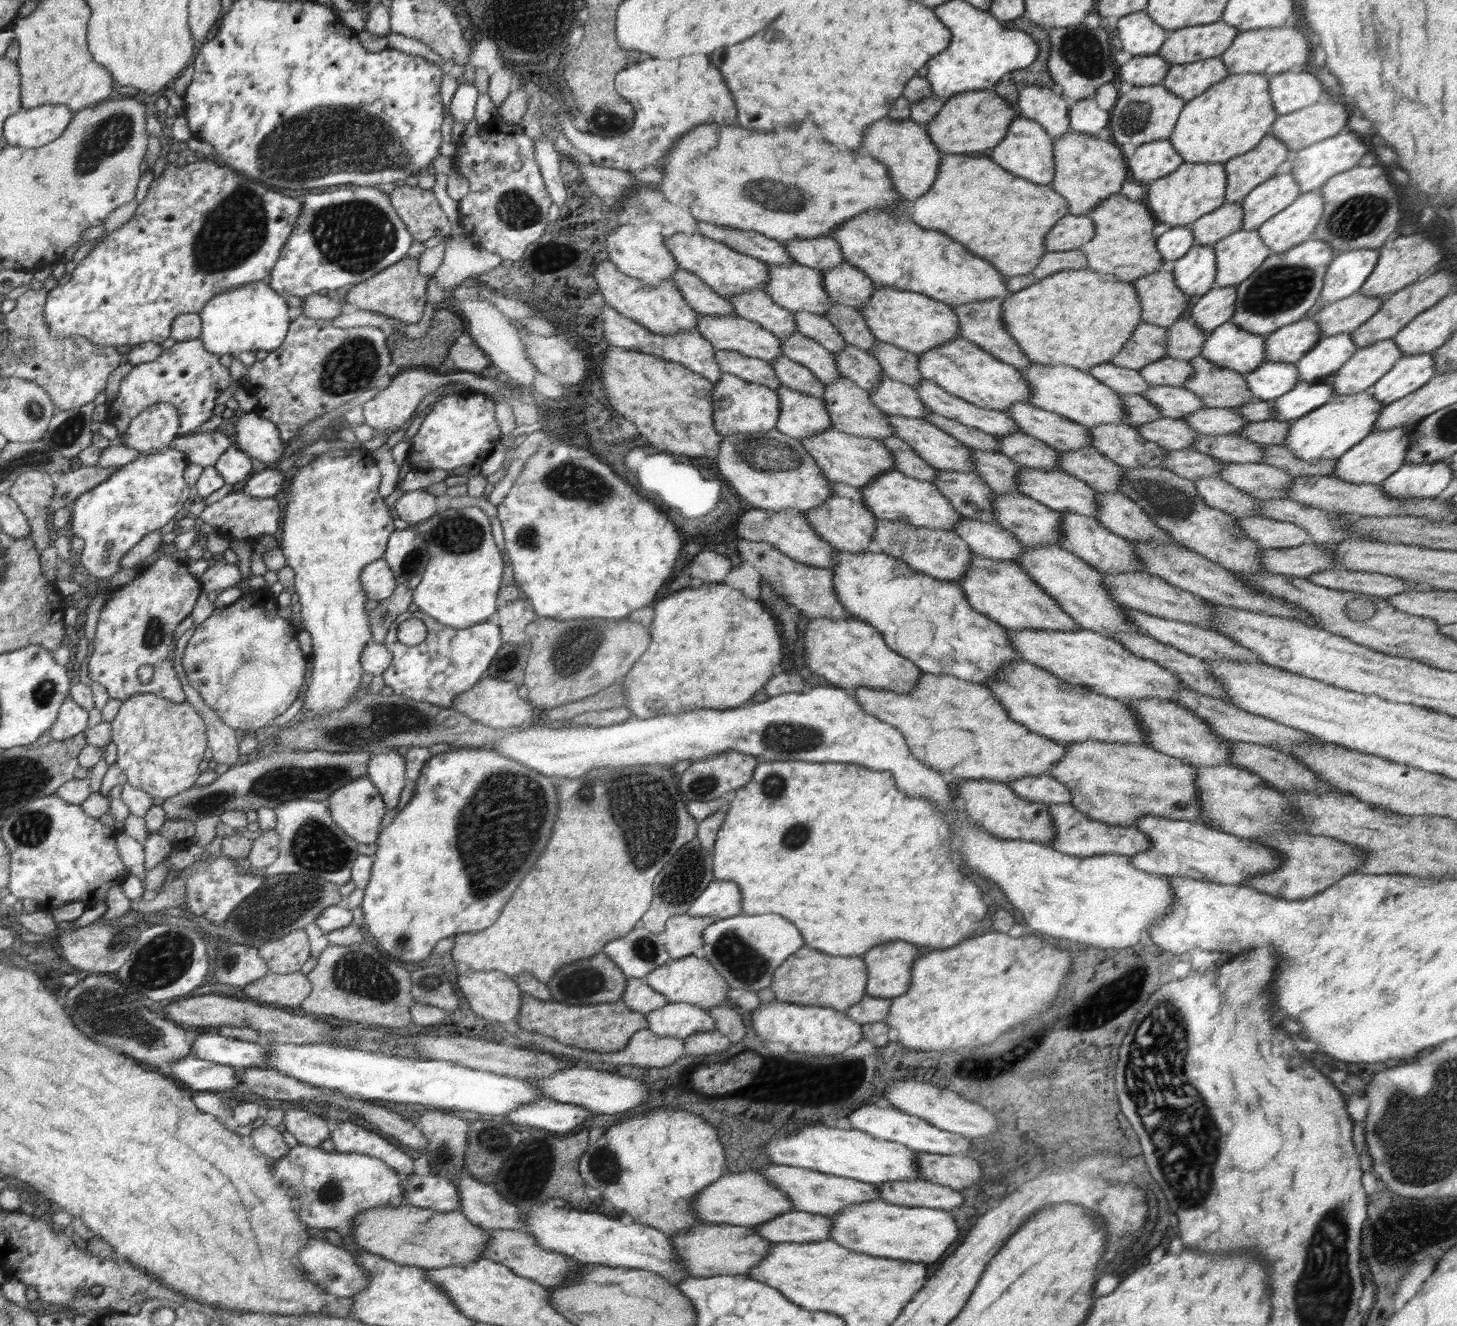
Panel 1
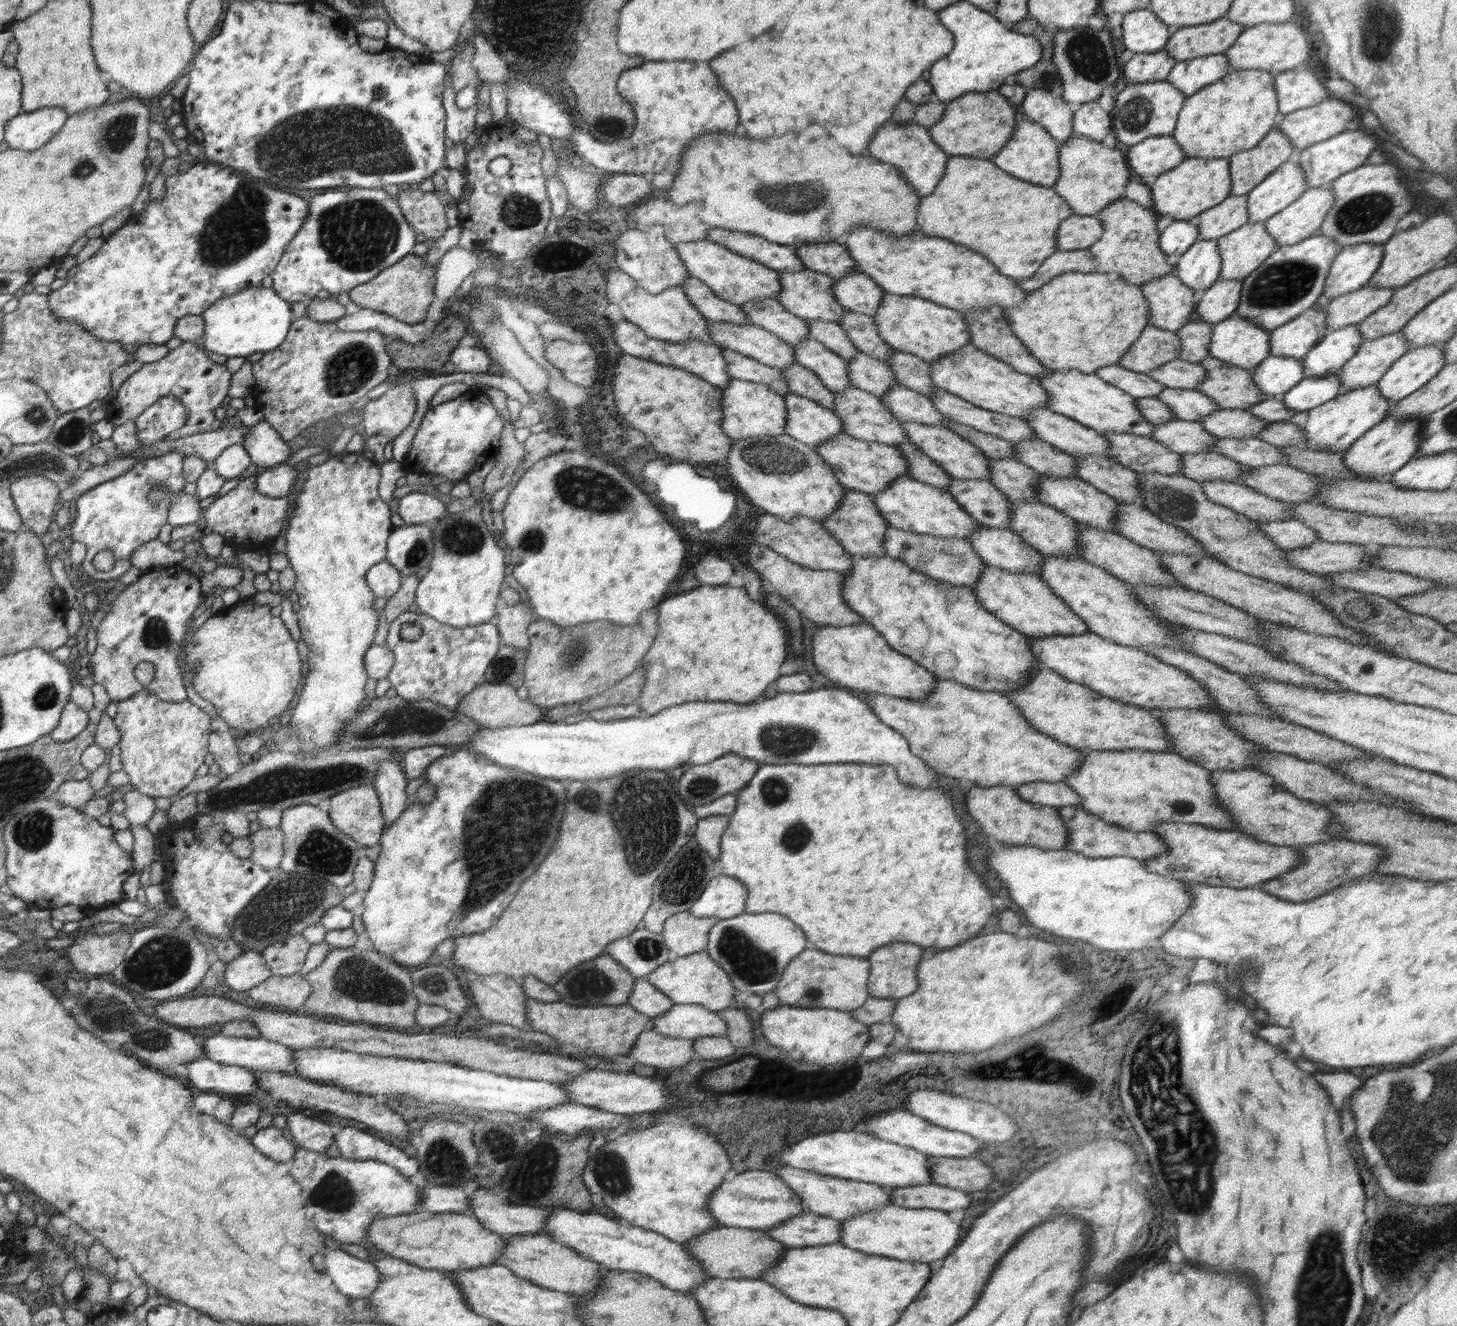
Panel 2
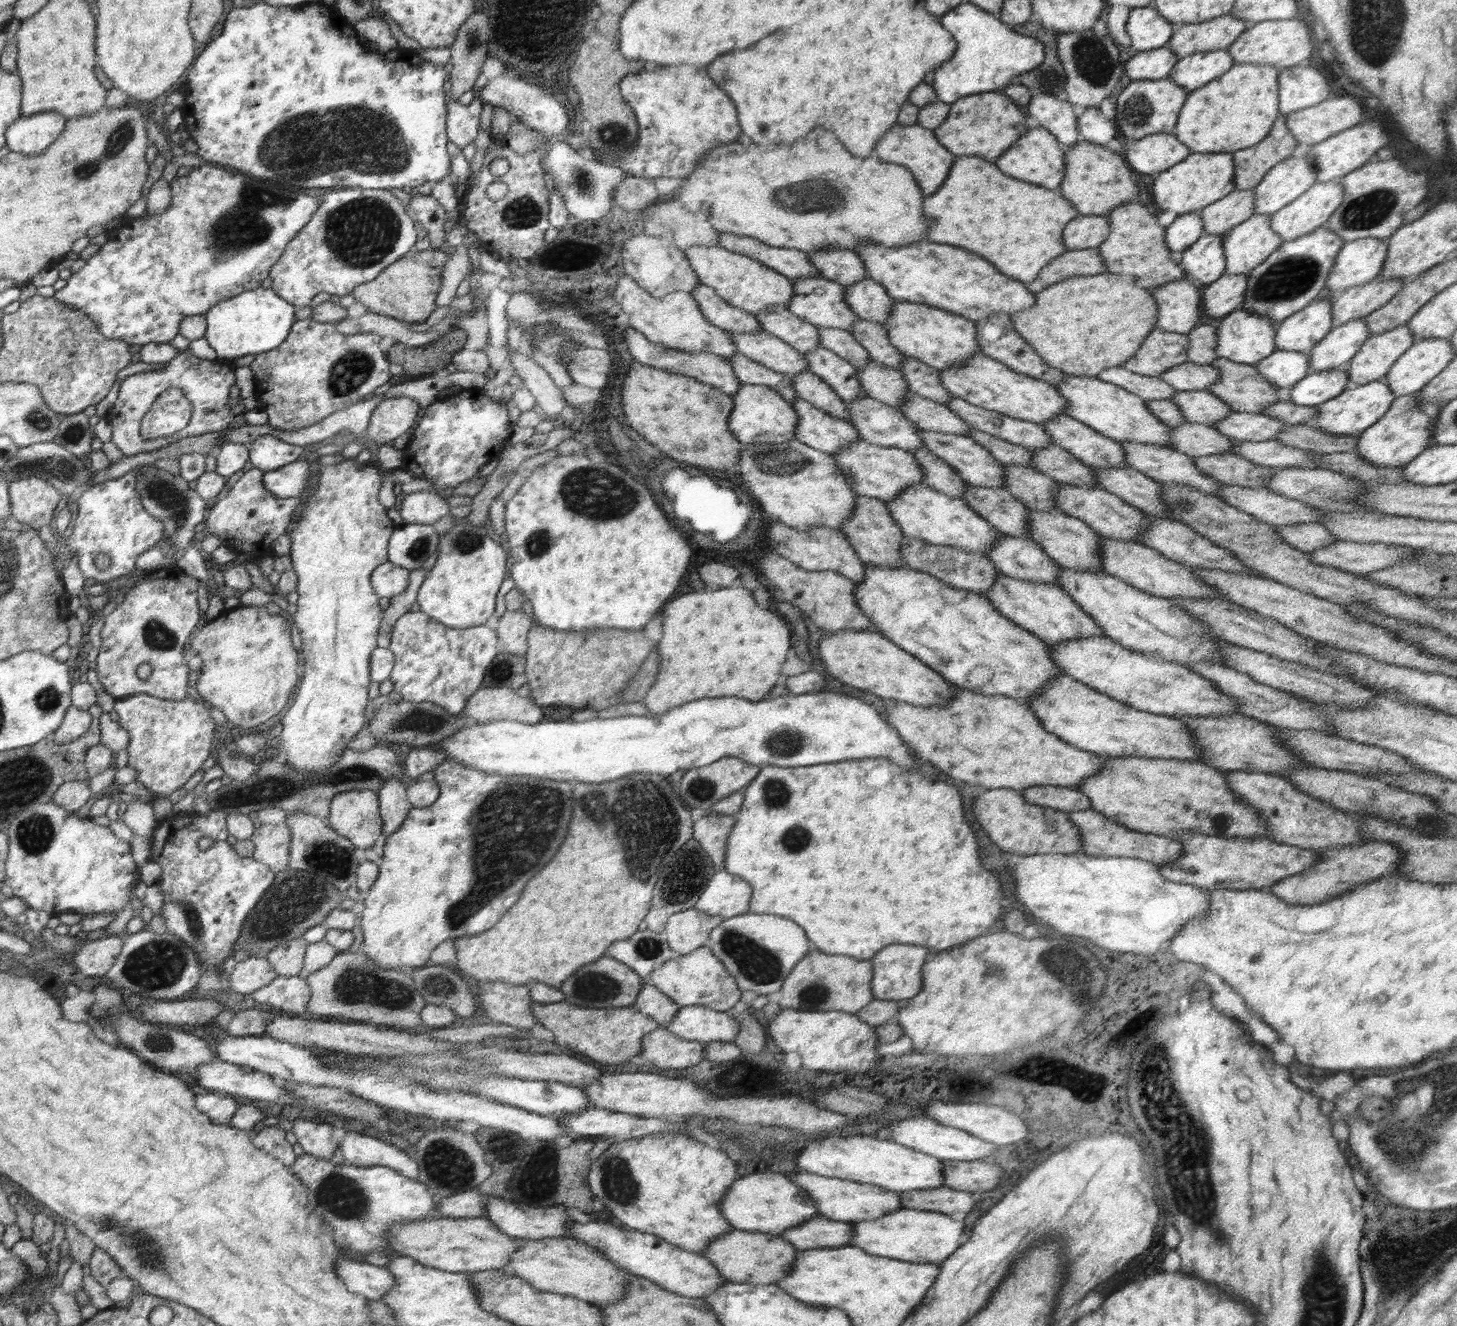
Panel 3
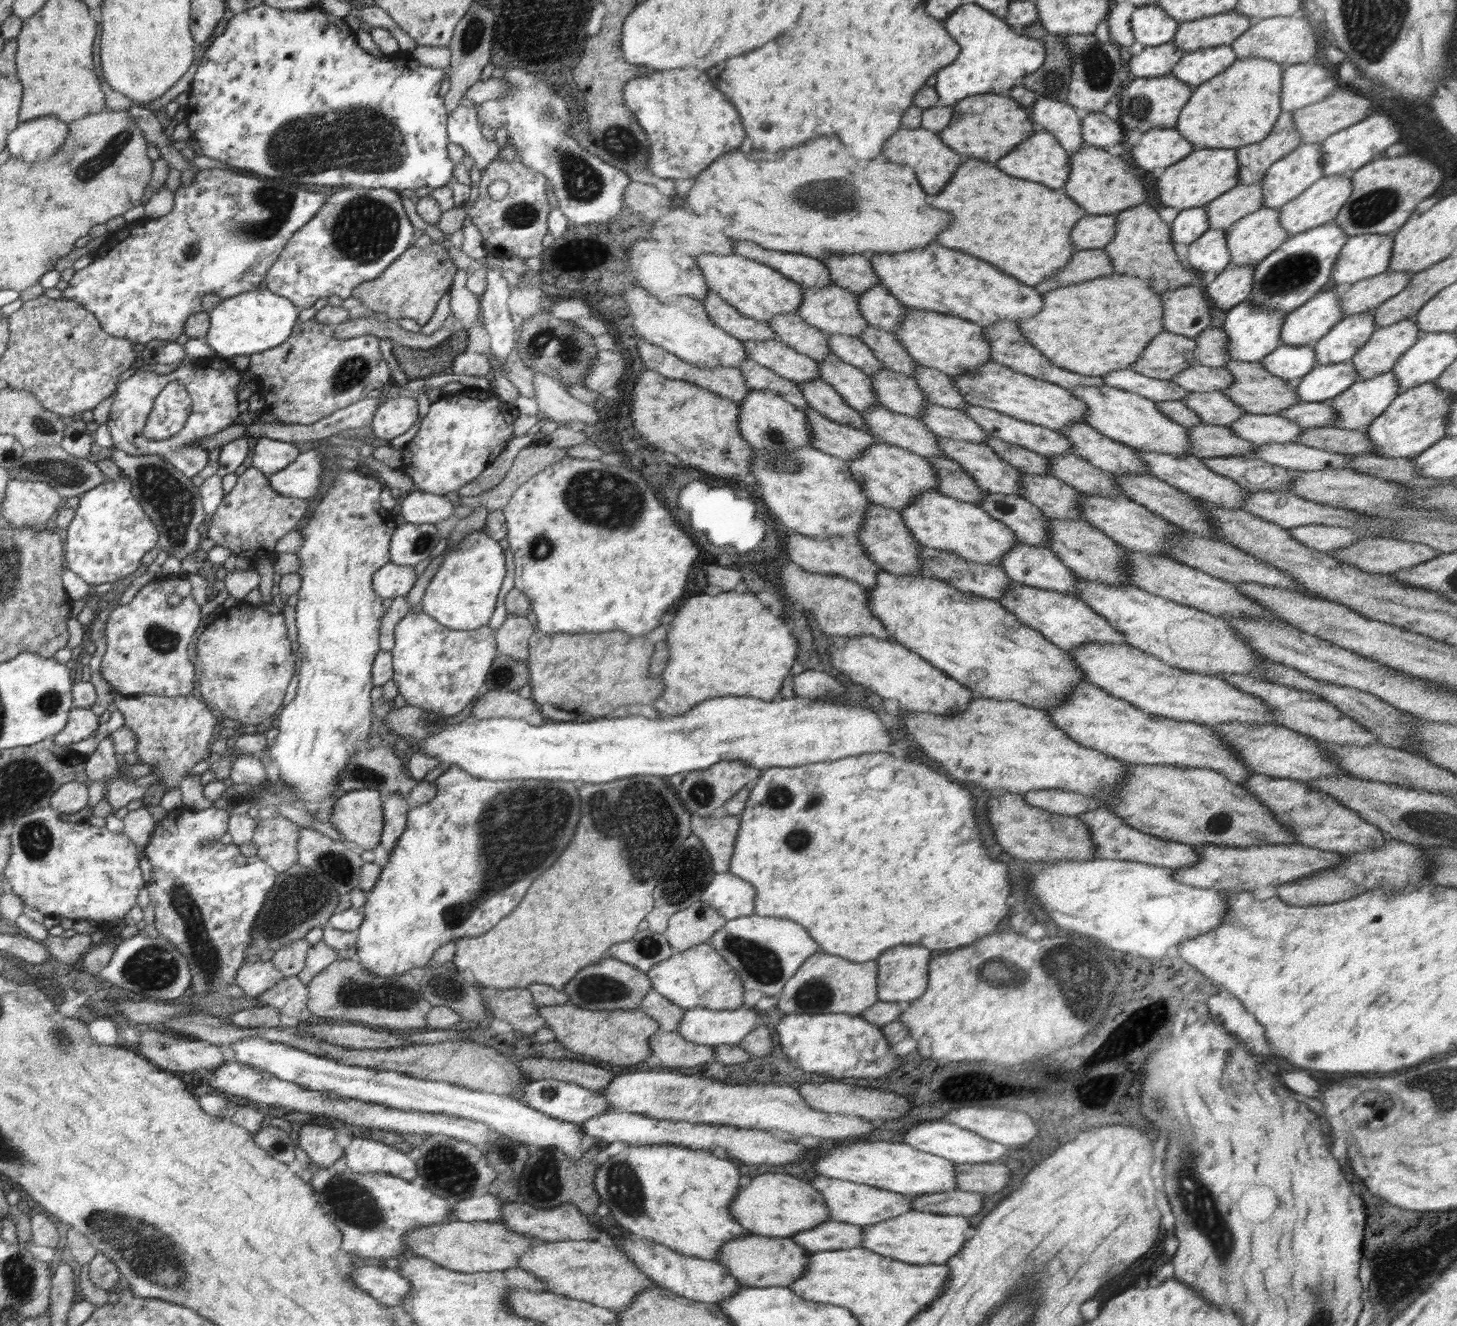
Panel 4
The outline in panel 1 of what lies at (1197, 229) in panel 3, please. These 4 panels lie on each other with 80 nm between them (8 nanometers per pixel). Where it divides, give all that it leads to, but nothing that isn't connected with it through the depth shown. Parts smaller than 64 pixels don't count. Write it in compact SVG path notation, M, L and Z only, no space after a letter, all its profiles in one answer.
M1192 223L1186 226L1172 226L1156 239L1156 248L1164 262L1174 262L1184 256L1193 246Z

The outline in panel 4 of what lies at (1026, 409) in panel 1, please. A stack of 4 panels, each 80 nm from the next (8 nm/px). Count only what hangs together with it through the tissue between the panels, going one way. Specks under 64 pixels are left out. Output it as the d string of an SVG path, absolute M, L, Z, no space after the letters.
M1084 422L1063 426L1058 431L1073 444L1071 452L1096 468L1113 472L1115 475L1151 475L1134 448L1100 434Z

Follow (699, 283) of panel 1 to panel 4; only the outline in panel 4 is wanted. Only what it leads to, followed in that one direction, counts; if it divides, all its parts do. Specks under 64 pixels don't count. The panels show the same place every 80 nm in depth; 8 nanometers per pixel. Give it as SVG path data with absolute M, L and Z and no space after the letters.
M708 291L702 302L707 309L708 316L720 328L727 330L732 336L741 341L765 341L777 339L775 331L766 321L744 316L736 307L728 304L714 291Z

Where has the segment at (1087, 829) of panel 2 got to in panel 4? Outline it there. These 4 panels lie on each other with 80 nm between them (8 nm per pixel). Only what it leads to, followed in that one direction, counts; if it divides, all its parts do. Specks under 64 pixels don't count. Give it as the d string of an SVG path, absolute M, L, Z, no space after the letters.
M1104 806L1076 816L1088 825L1092 842L1095 842L1095 858L1136 861L1172 869L1195 865L1199 861L1198 850L1190 844L1163 839L1124 824L1120 817Z

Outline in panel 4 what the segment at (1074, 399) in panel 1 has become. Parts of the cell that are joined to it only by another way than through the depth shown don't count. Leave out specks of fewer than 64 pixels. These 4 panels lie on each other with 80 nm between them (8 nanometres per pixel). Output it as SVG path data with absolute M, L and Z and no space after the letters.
M1106 383L1099 387L1074 387L1070 391L1087 406L1087 415L1083 422L1095 428L1100 434L1134 449L1173 455L1193 455L1188 427L1162 414L1156 408L1155 401L1121 388L1108 386Z

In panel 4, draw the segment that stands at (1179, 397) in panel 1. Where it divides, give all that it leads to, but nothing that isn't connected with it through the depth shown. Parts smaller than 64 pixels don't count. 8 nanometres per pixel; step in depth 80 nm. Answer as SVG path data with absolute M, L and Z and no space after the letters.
M1221 390L1189 392L1182 400L1204 424L1227 427L1246 412L1232 402Z

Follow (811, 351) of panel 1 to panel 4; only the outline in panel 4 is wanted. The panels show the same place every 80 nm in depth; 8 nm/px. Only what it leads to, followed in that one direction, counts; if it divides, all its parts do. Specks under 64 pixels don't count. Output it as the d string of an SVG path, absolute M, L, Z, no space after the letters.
M834 354L826 355L818 363L819 378L833 386L852 408L862 412L879 404L870 375Z

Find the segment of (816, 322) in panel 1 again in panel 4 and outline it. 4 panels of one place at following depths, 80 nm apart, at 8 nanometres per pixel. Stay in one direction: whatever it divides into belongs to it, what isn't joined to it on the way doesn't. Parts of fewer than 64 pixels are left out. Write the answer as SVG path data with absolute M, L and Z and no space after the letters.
M829 334L828 347L838 358L859 368L864 374L872 376L877 370L883 369L880 362L859 338L845 334Z

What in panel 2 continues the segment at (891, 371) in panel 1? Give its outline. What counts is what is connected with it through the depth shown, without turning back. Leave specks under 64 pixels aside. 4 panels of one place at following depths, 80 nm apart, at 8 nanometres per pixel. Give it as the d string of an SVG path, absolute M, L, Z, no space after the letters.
M895 350L886 363L900 385L926 396L935 391L936 386L933 385L929 371L930 363L923 358Z

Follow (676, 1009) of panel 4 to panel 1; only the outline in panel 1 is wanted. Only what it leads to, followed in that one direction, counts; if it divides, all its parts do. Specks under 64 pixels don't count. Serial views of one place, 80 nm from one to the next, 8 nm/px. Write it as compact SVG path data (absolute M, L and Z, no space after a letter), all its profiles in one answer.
M628 978L626 992L621 1001L628 1008L643 1013L645 1016L669 1003L663 994L648 986L641 978Z

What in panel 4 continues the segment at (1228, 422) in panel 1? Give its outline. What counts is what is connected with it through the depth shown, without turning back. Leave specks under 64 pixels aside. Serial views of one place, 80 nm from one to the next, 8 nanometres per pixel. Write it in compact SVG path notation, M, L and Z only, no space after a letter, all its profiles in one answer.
M1246 413L1243 414L1242 418L1227 427L1236 436L1260 445L1266 443L1294 443L1298 435L1311 429L1311 427L1298 426L1289 418L1284 418L1278 413Z

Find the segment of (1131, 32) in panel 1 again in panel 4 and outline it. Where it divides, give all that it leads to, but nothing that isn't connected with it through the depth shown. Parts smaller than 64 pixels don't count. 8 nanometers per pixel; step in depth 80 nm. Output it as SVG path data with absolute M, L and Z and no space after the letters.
M1154 4L1136 7L1131 18L1134 40L1144 47L1172 41L1179 24L1180 22Z

